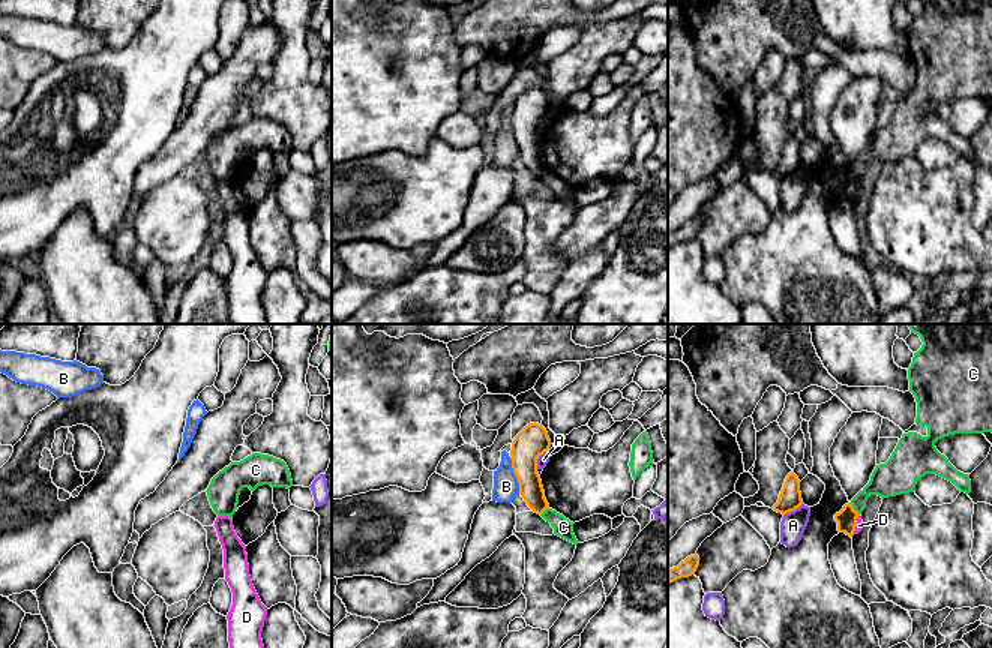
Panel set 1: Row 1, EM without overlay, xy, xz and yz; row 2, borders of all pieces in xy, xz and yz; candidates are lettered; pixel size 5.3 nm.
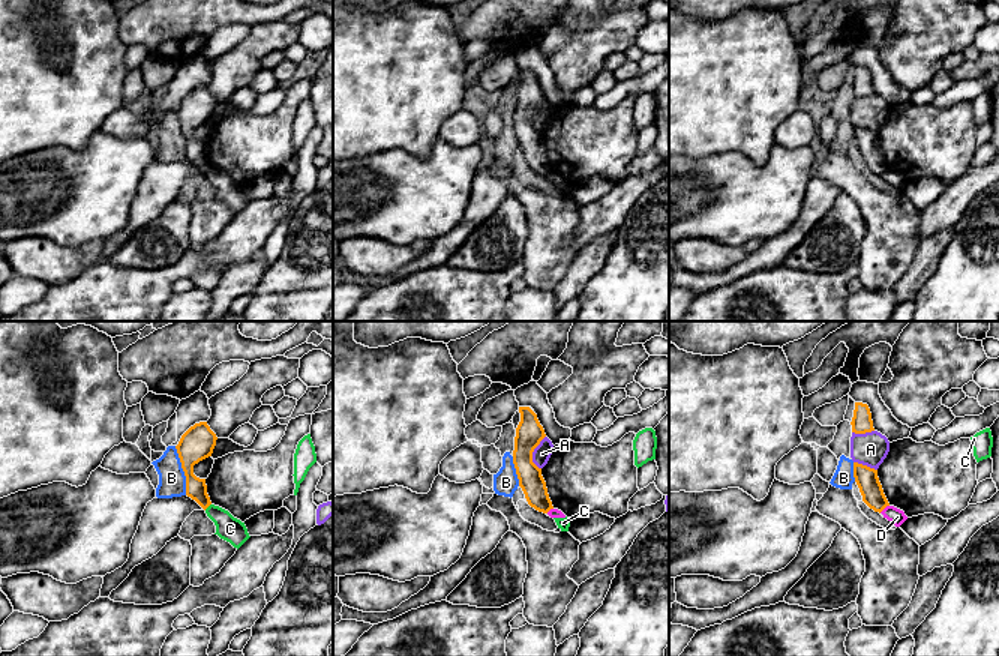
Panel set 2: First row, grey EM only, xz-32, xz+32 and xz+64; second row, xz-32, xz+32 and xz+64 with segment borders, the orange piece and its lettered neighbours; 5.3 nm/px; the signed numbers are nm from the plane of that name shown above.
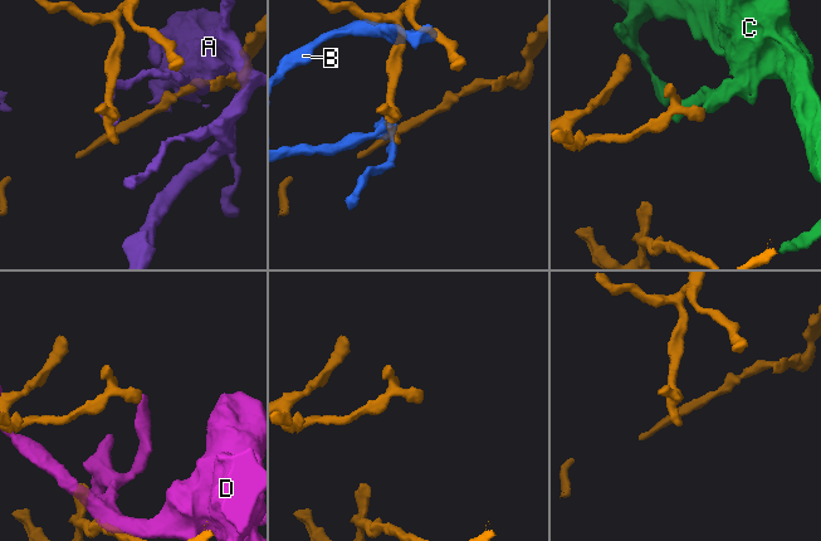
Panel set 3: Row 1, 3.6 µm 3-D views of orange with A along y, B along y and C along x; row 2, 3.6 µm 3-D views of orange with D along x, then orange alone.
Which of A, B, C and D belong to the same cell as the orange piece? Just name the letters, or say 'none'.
none

